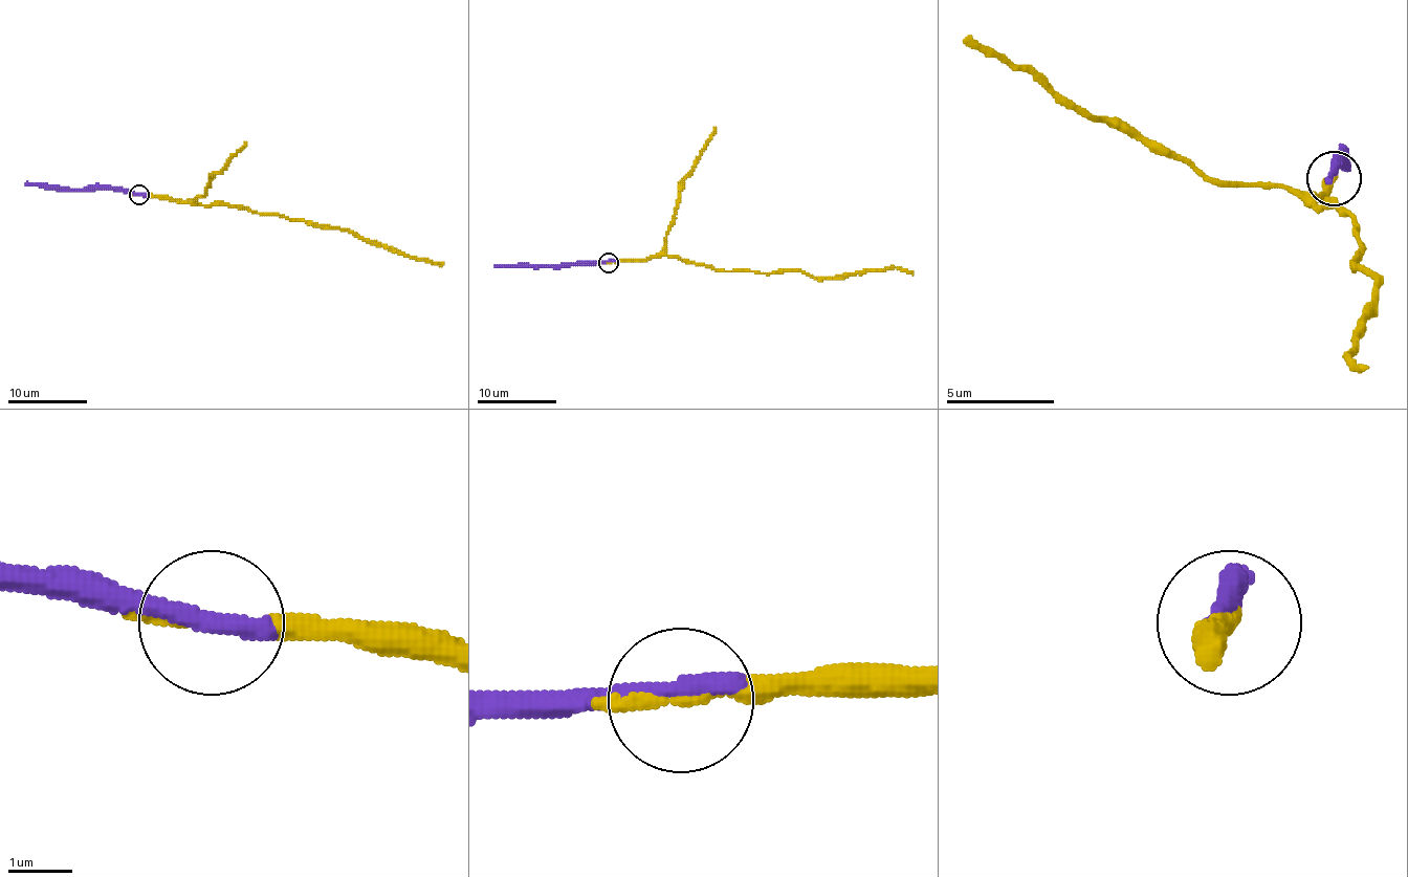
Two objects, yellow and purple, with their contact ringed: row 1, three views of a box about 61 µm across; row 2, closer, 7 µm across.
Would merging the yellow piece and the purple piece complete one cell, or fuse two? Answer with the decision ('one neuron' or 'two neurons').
one neuron

